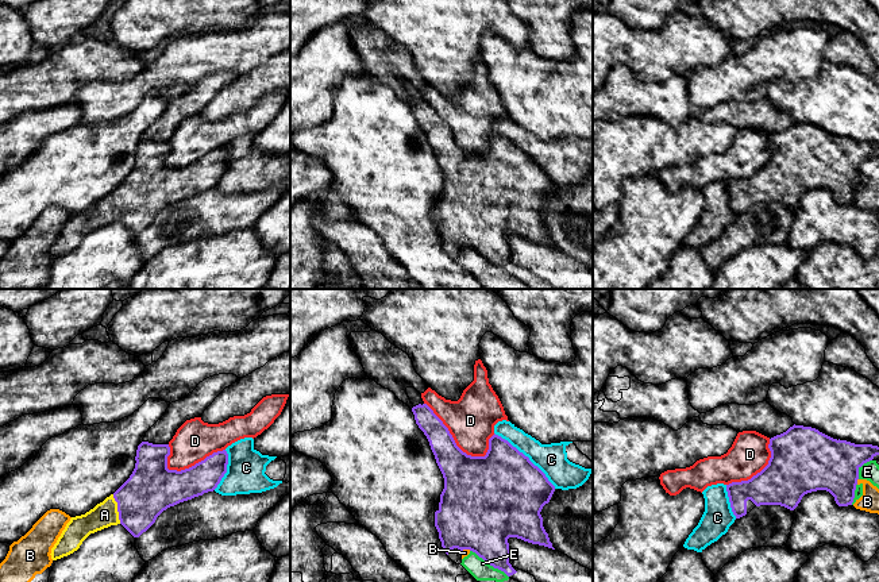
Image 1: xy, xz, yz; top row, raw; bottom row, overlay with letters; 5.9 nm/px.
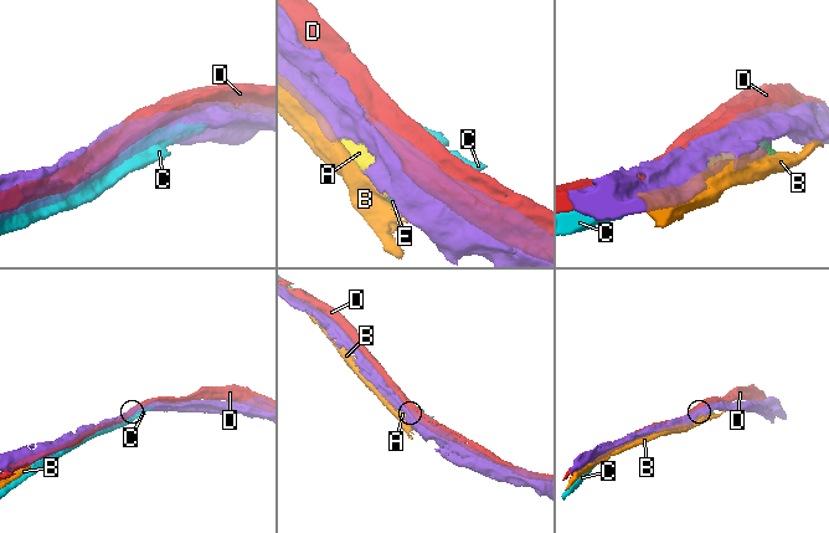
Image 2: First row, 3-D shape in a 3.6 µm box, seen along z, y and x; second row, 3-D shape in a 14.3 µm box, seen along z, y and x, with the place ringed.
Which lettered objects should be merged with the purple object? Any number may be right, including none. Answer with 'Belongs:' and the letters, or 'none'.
Belongs: A

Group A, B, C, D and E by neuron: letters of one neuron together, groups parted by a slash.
A / B E / C / D

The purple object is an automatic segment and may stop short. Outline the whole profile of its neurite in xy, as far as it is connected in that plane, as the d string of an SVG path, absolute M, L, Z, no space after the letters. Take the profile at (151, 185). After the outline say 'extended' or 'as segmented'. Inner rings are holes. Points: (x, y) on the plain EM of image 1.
M142 139L130 176L93 207L70 216L51 246L51 257L73 251L90 231L111 223L122 221L134 235L139 235L163 208L213 189L227 170L225 147L181 169L167 166L169 153L169 142Z | extended

